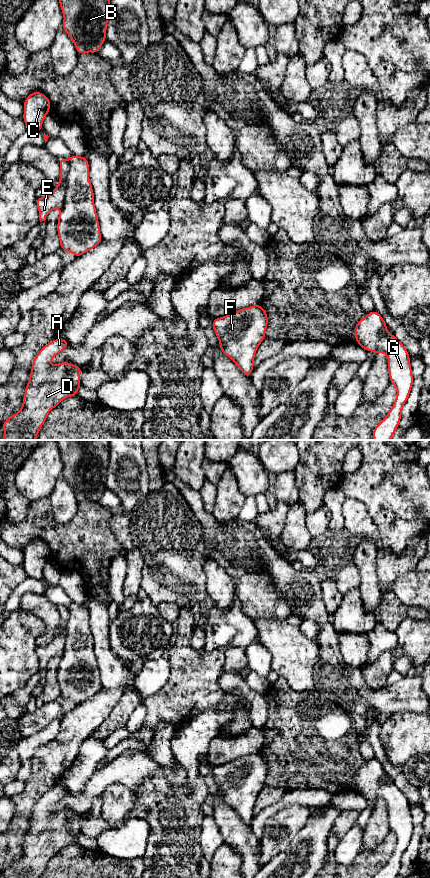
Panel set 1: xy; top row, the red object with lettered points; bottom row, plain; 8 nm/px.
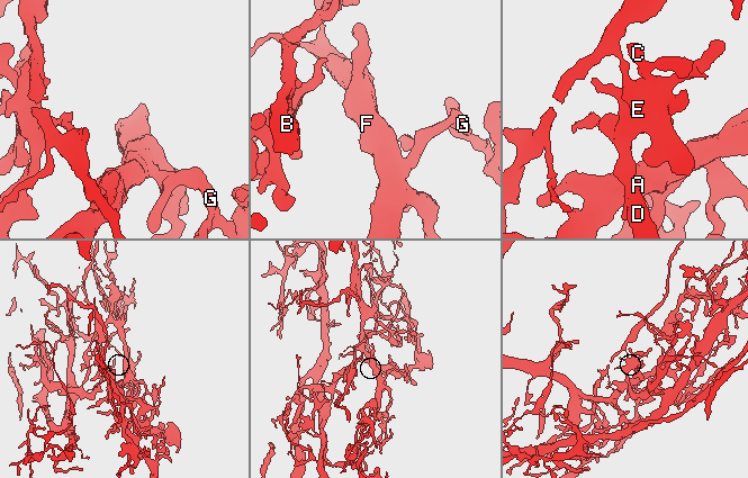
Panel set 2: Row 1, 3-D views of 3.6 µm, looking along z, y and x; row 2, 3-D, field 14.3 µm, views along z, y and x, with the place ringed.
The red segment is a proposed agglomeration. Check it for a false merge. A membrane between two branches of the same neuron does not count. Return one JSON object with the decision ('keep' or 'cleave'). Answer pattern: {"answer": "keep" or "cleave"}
{"answer": "cleave"}

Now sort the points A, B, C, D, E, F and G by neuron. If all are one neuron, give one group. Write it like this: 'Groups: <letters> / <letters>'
Groups: A C D F G / B E

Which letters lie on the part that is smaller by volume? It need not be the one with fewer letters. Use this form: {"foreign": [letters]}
{"foreign": ["B", "E"]}

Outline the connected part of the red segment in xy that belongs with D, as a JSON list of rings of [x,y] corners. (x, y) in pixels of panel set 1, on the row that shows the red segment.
[[[56,338],[46,344],[35,356],[29,381],[25,387],[22,407],[18,413],[1,424],[4,429],[3,440],[36,440],[48,413],[64,399],[78,395],[78,390],[82,386],[80,382],[82,367],[65,361],[55,366],[50,365],[50,360],[68,345],[70,344],[67,340]]]

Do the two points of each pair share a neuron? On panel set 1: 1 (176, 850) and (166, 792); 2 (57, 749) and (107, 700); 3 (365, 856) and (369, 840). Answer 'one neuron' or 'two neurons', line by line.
1: one neuron
2: one neuron
3: two neurons

